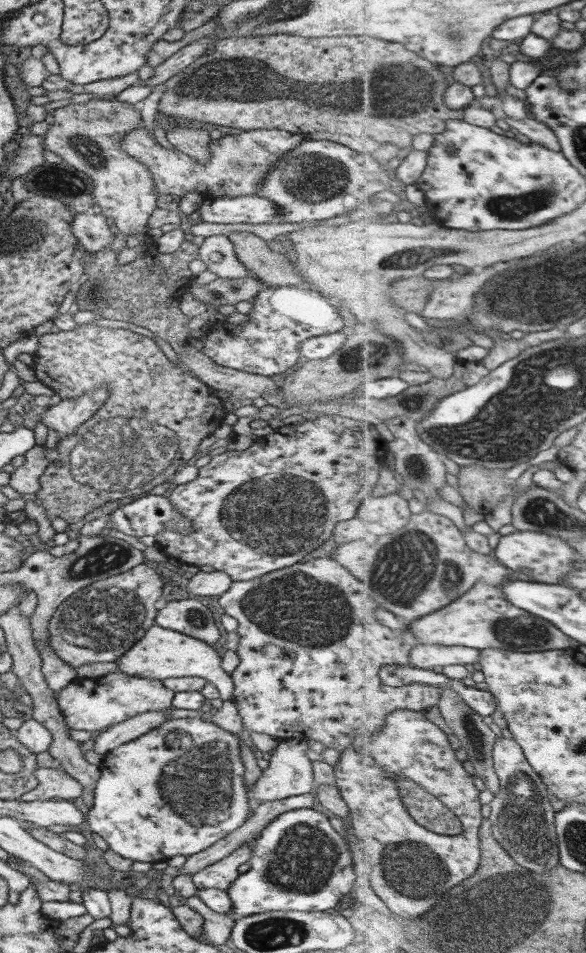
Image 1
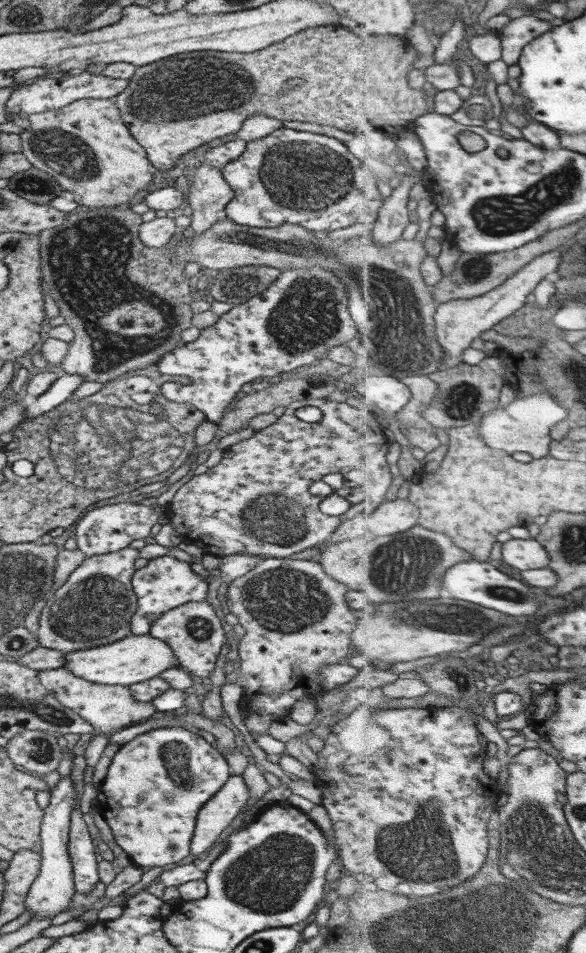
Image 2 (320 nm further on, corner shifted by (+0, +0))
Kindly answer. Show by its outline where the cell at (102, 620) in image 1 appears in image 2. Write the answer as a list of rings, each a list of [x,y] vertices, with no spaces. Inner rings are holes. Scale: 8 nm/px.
[[[128,545],[113,553],[84,559],[64,584],[48,597],[48,604],[40,616],[39,646],[68,654],[132,636],[132,616],[137,612],[138,600],[131,578],[138,557],[139,550]]]

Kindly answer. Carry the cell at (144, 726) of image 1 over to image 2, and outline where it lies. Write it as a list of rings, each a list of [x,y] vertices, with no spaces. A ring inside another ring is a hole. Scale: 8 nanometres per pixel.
[[[69,774],[64,779],[60,779],[55,789],[50,791],[49,804],[45,808],[41,824],[41,869],[38,878],[30,886],[31,890],[25,900],[25,910],[30,910],[33,918],[44,918],[45,916],[52,916],[53,918],[63,910],[67,910],[76,893],[74,890],[73,864],[68,852],[70,817],[77,799],[74,781]]]

